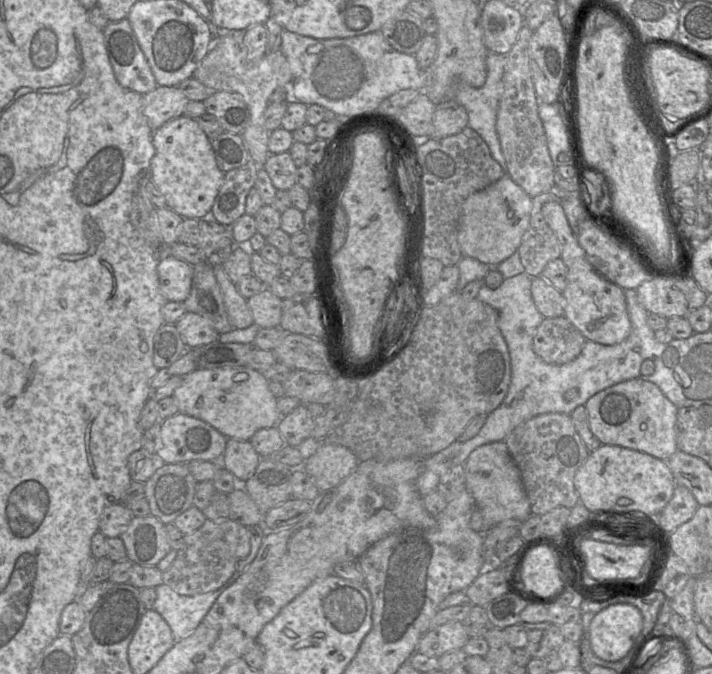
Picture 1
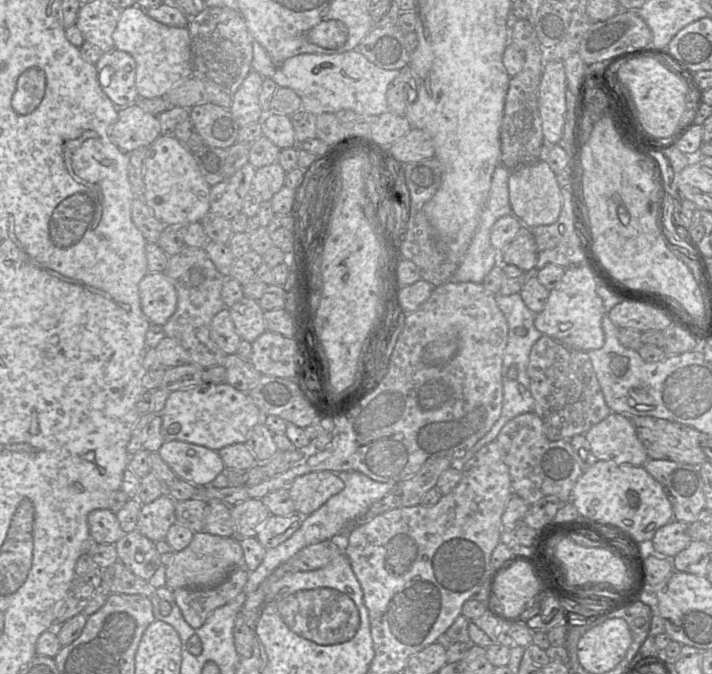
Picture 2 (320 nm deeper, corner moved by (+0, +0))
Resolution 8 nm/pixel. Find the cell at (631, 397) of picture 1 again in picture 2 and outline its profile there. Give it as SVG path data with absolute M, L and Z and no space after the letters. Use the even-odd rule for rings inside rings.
M612 412L585 433L598 460L644 466L649 460L630 416Z

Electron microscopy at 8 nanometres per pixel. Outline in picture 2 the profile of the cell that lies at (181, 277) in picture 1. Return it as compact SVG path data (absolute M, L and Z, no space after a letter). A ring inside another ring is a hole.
M148 272L139 283L139 298L151 324L164 326L177 308L177 291L165 272Z

